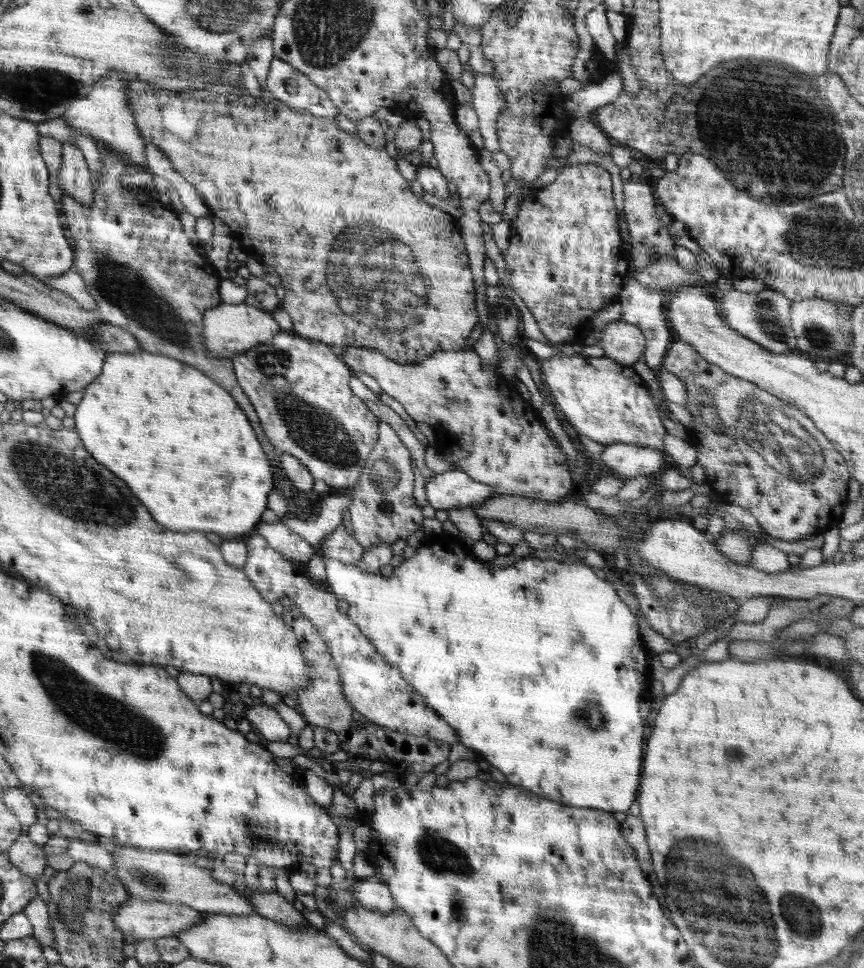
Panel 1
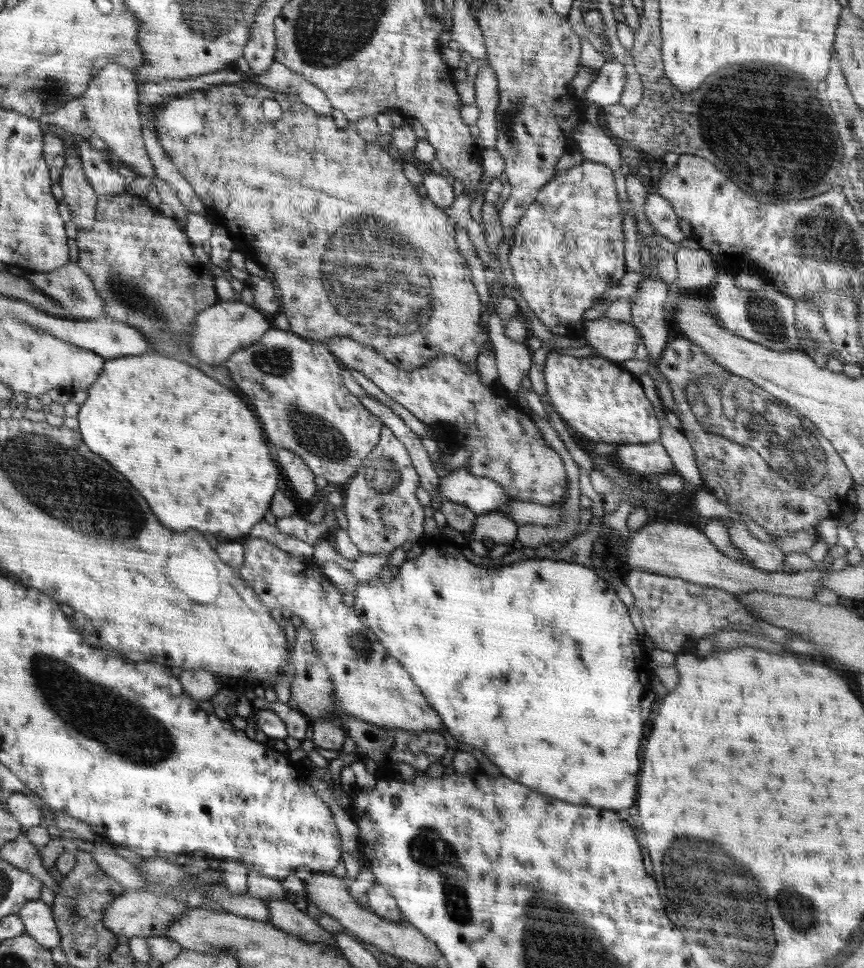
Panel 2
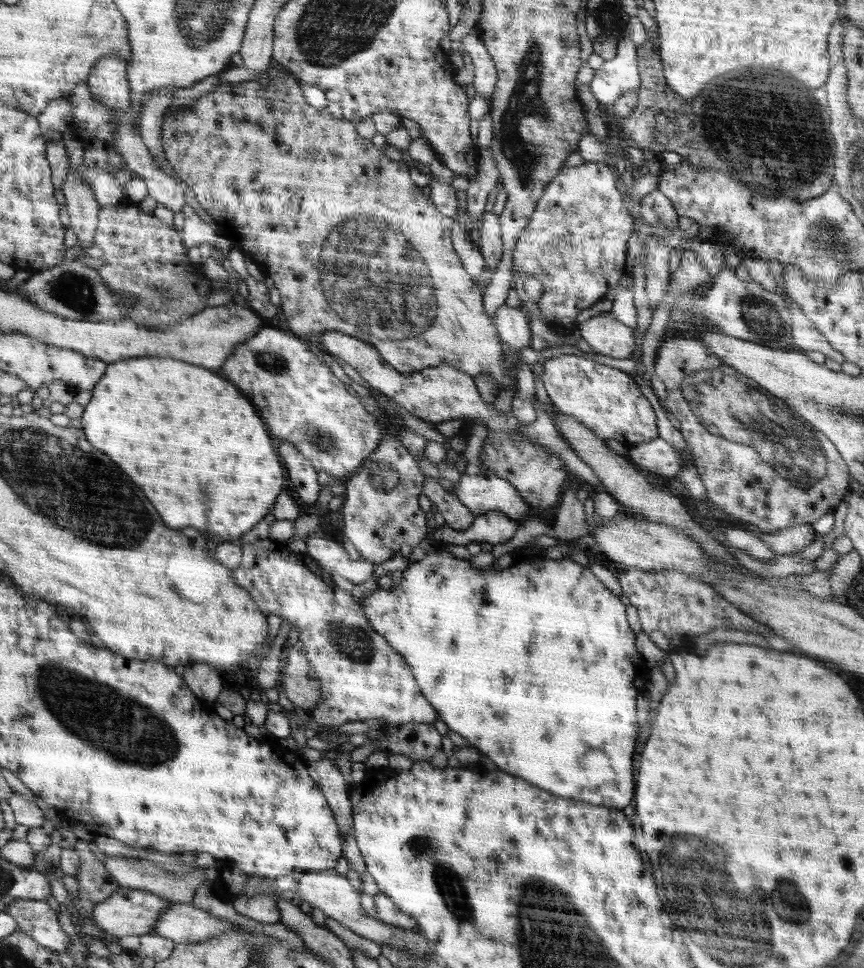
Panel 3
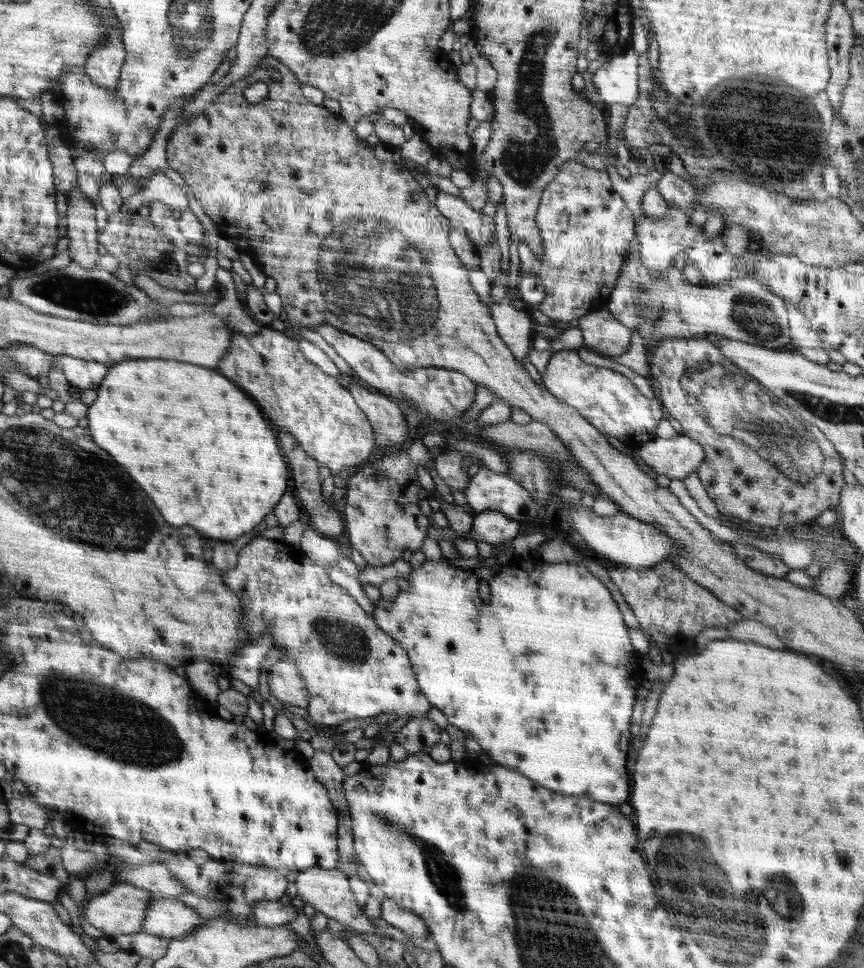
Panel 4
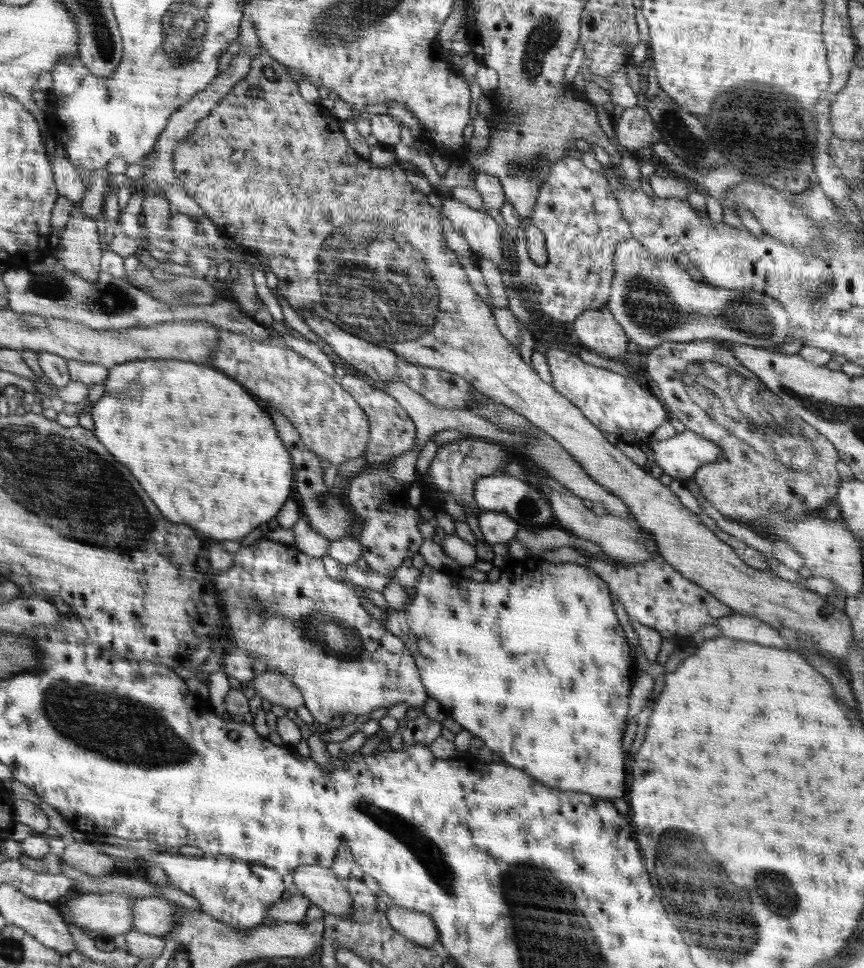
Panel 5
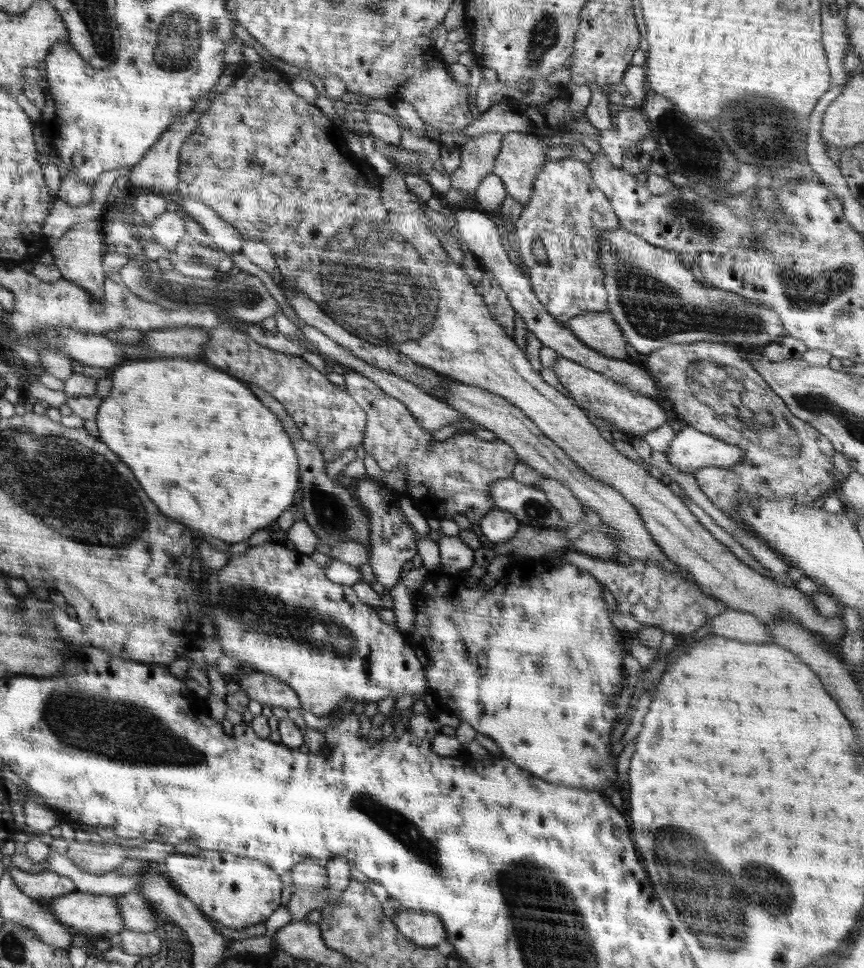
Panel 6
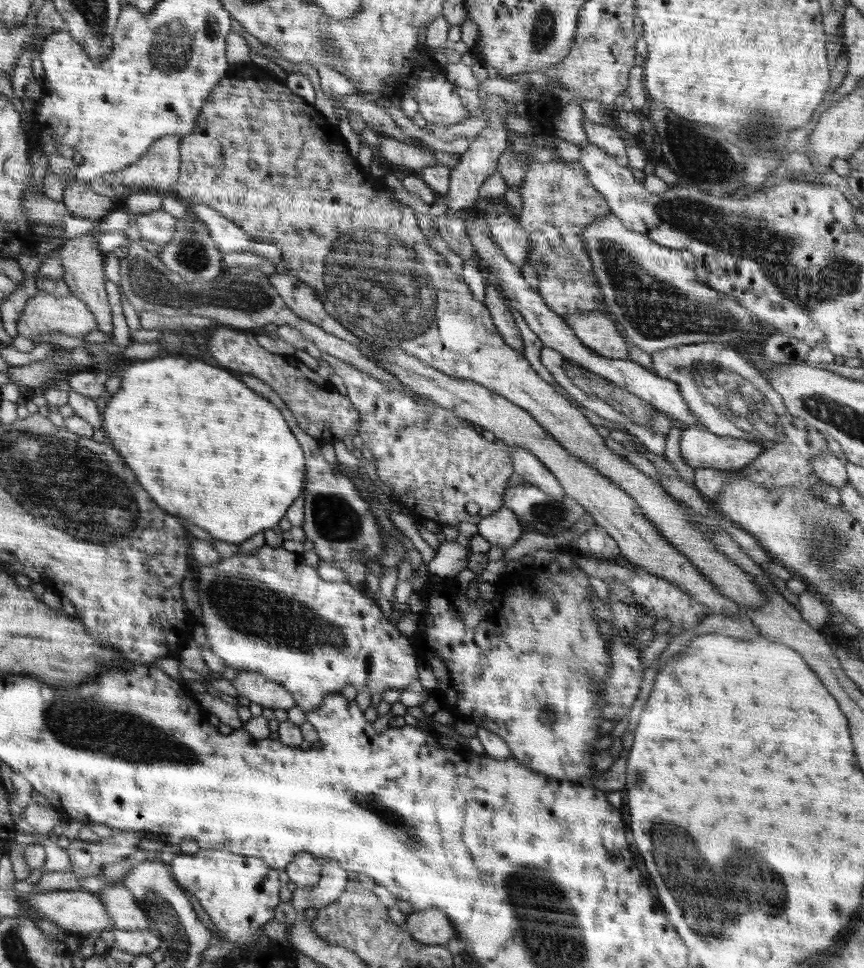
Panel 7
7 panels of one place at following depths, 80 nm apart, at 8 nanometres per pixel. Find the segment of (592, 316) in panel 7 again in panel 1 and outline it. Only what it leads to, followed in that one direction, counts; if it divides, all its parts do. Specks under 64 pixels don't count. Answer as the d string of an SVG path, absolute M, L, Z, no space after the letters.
M620 320L607 324L603 330L601 330L601 334L598 334L597 338L598 345L604 349L604 356L619 362L621 365L630 366L636 364L638 358L643 356L645 346L647 345L645 336L636 325Z

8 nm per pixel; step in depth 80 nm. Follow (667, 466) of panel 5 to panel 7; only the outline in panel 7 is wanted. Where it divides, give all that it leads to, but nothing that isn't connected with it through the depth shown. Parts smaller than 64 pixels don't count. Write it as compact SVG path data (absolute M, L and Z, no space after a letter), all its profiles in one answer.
M682 426L682 437L680 438L680 454L682 460L695 470L719 469L722 471L738 470L750 465L760 453L768 450L769 446L764 443L750 443L748 441L733 437L720 436L710 433L705 427Z

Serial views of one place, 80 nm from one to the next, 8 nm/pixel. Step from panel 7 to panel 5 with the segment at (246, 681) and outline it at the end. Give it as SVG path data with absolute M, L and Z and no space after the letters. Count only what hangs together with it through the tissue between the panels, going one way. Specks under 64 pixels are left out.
M267 670L260 677L253 678L249 686L261 698L287 709L297 709L305 703L300 689L285 674L274 670Z

